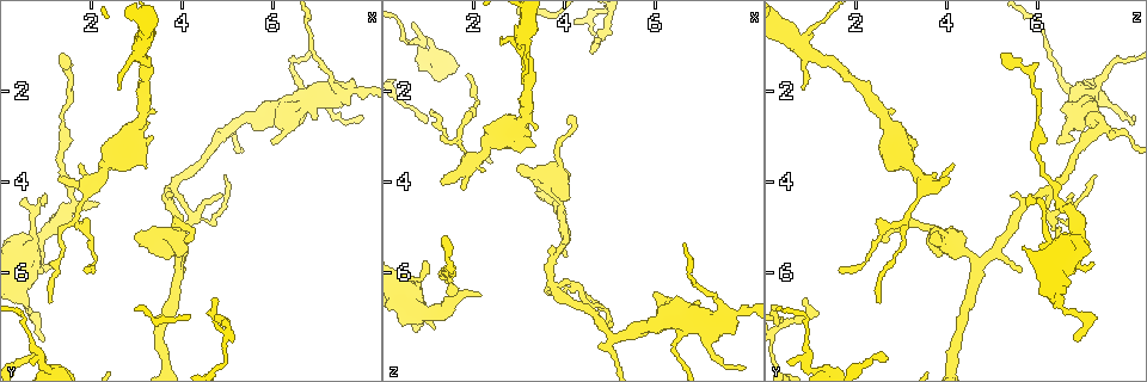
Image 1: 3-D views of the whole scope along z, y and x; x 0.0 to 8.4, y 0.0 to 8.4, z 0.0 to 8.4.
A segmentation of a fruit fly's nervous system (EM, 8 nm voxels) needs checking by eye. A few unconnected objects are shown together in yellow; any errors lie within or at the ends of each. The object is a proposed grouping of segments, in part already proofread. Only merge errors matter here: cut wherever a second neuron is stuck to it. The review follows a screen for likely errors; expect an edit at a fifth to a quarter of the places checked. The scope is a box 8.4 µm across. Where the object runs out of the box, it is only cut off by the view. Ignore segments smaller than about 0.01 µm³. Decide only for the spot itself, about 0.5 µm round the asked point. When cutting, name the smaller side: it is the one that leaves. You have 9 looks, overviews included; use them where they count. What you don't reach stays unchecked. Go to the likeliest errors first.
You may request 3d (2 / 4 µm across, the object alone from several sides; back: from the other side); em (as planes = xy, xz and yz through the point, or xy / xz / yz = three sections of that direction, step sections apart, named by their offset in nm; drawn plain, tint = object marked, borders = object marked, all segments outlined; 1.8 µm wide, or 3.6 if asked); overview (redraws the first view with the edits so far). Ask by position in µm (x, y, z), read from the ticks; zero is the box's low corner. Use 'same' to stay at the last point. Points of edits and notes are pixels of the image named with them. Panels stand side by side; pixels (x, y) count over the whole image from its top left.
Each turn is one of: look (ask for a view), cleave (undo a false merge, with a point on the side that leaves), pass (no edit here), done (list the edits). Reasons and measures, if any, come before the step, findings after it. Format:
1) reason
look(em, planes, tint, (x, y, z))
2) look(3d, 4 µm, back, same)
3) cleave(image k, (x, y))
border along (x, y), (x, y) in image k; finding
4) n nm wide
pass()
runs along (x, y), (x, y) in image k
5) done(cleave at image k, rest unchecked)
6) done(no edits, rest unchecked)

calibre changes
look(3d, 4 µm, (7.15, 2.15, 7.10))

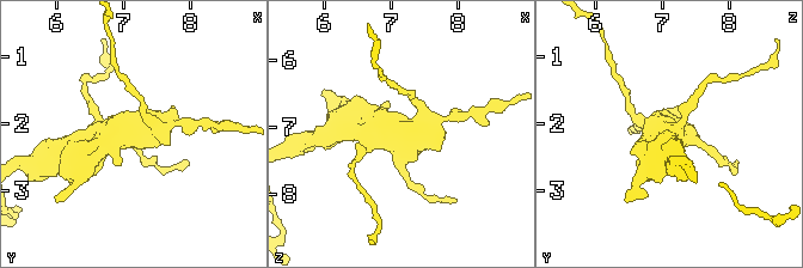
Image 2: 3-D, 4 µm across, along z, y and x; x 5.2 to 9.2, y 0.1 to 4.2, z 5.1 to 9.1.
need the tissue
look(em, planes, tint, (7.10, 2.10, 7.05))

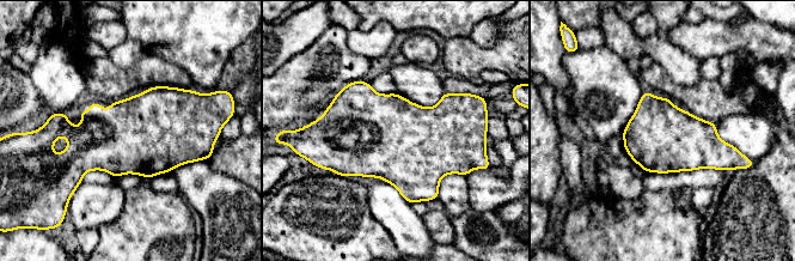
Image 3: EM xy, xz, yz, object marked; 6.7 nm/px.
460 nm wide
pass()
all the same neuron

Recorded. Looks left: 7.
arms part here
look(em, planes, borders, (3.10, 0.90, 0.70))

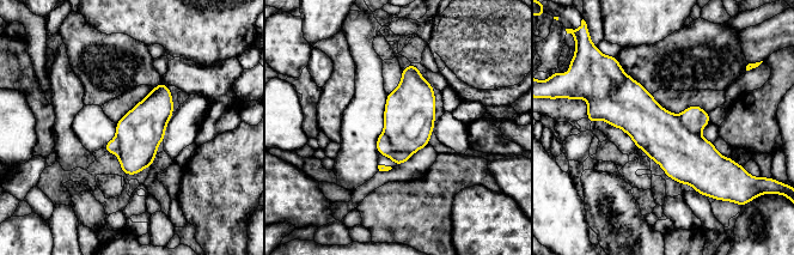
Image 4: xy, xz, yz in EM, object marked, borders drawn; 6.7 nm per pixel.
320 nm wide
cleave(image 4, (384, 147))
border along (384, 132), (396, 150), (413, 152) in image 4; a second neuron is stuck on

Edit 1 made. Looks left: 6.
redraw
look(overview)

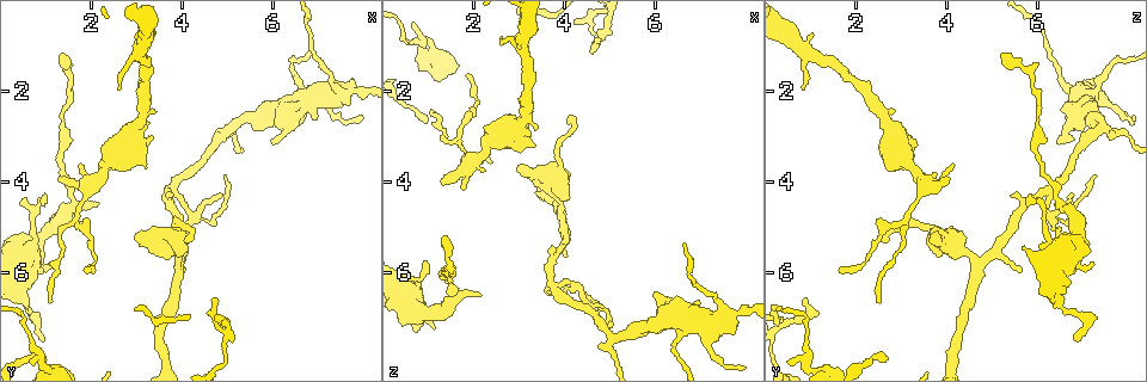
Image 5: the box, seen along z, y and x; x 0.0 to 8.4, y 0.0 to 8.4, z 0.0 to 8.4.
branch point
look(3d, 2 µm, (1.95, 4.10, 3.55))

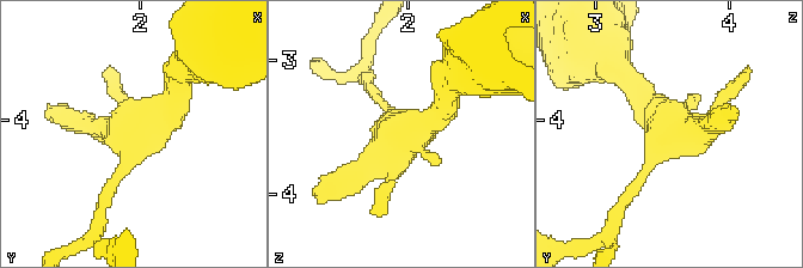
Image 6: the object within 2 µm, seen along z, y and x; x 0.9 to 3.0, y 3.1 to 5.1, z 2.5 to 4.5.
look(em, planes, tint, (2.00, 4.06, 3.52))

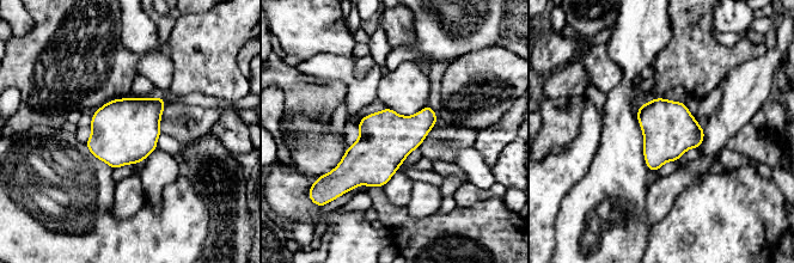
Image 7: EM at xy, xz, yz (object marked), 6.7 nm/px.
360 nm wide
pass()
one neuron here

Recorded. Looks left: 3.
sudden change in width
look(3d, 4 µm, (0.95, 7.95, 0.95))

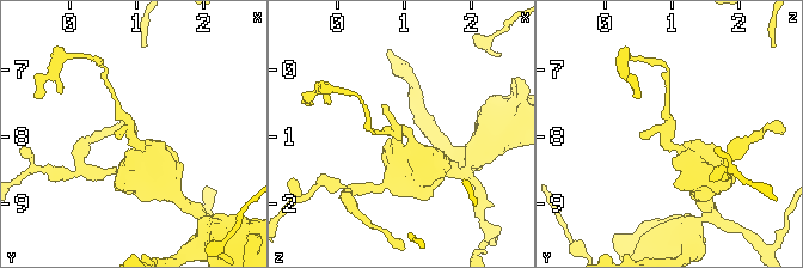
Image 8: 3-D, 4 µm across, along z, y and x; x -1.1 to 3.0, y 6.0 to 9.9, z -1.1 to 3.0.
look(em, yz, step 4, tint, (0.90, 7.95, 0.90))

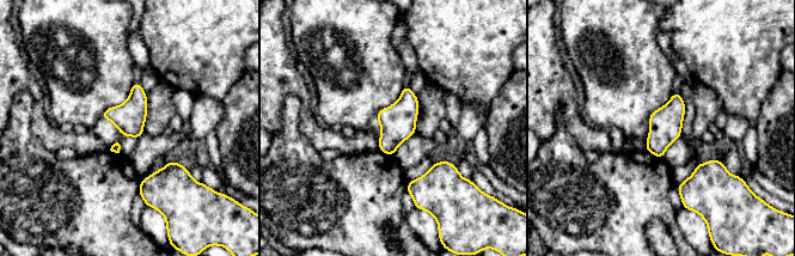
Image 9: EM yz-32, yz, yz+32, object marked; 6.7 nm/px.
pass()
one neuron here

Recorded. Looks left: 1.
done(cleave at image 4, rest unchecked)

